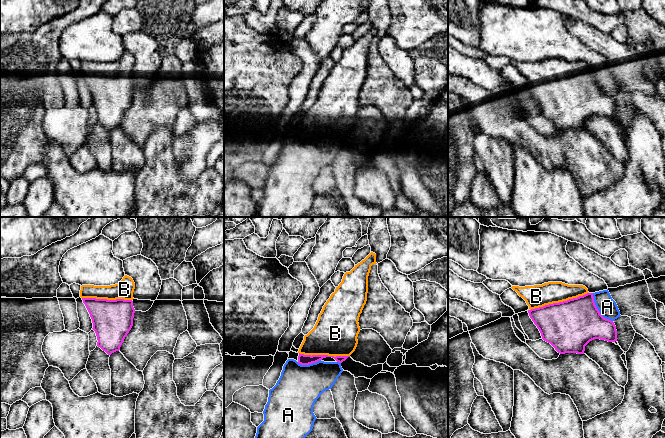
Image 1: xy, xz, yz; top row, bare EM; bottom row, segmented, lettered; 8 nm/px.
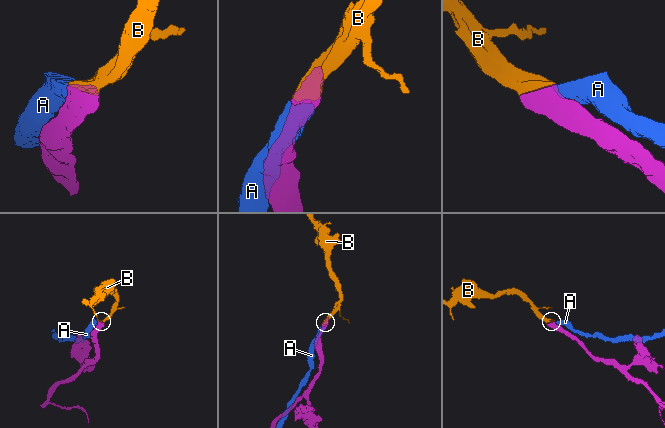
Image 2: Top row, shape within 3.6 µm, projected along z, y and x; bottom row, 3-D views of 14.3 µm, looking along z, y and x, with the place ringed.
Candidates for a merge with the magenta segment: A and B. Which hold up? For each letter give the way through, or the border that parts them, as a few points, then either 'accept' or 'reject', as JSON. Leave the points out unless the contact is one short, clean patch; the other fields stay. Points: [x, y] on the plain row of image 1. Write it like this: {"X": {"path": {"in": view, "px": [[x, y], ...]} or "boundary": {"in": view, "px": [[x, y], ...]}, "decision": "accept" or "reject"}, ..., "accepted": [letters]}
{"A": {"decision": "reject"}, "B": {"decision": "accept"}, "accepted": ["B"]}

